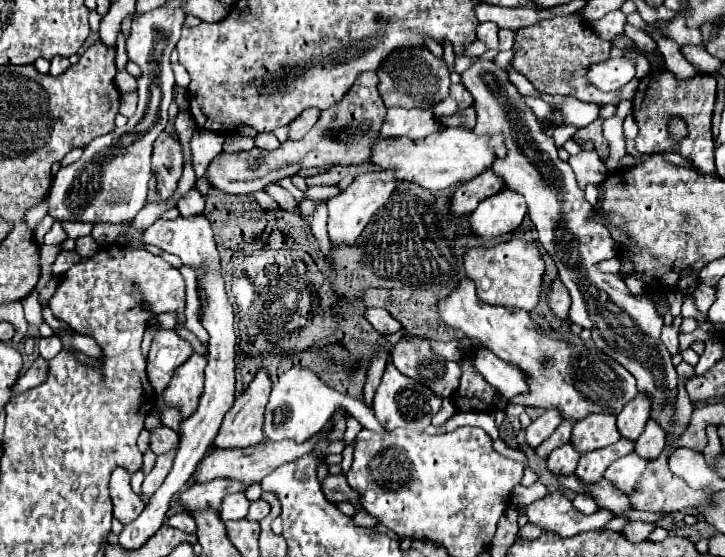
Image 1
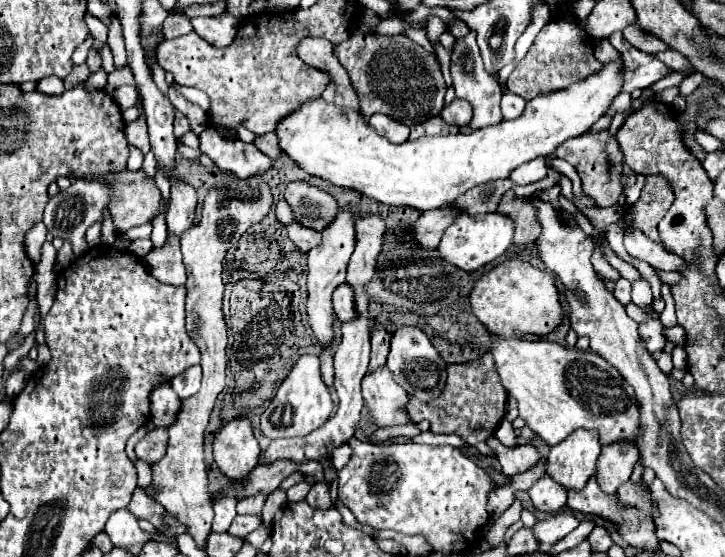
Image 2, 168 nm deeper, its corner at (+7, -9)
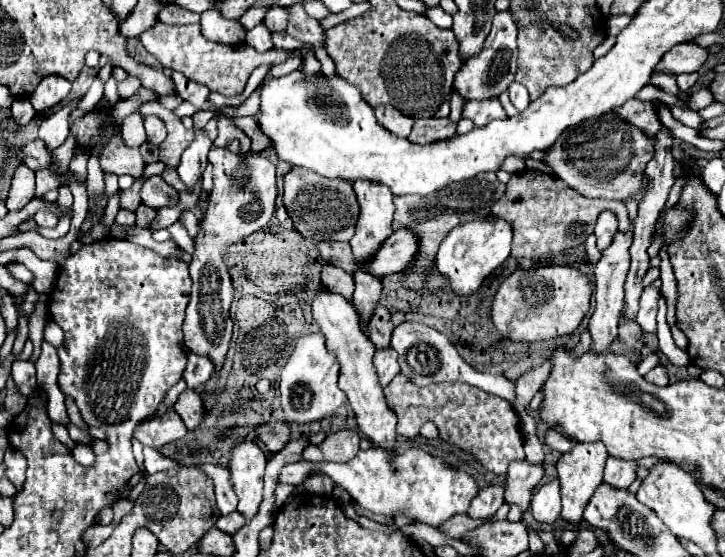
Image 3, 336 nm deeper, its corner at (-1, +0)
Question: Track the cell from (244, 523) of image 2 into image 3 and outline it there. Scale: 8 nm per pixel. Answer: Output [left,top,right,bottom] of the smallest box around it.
[216,512,244,534]

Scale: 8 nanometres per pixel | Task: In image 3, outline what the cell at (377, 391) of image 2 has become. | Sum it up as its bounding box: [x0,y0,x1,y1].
[374,346,400,386]

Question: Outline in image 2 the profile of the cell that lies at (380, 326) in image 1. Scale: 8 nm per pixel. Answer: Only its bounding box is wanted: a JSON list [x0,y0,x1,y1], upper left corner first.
[332,283,358,323]

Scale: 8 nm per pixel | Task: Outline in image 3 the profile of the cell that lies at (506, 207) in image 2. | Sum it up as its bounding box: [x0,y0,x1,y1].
[492,170,630,258]

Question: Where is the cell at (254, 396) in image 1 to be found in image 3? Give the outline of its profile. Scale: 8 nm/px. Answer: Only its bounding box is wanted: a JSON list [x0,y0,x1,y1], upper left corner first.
[230,442,266,524]

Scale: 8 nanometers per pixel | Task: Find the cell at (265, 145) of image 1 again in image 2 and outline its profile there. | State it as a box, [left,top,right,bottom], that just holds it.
[200,127,272,179]

